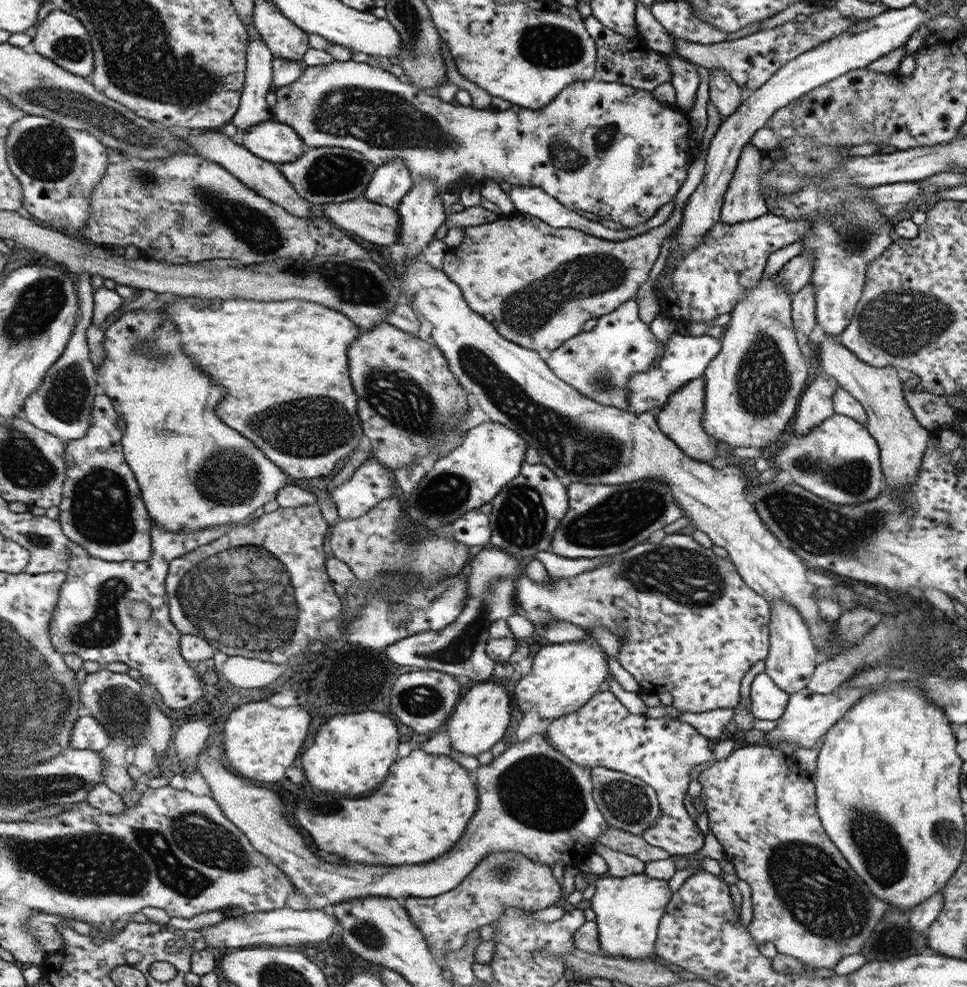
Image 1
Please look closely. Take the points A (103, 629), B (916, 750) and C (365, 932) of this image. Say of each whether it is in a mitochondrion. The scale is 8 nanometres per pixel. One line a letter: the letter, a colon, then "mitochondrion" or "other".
A: mitochondrion
B: other
C: mitochondrion

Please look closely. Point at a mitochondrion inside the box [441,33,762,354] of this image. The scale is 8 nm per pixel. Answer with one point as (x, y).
(526, 311)

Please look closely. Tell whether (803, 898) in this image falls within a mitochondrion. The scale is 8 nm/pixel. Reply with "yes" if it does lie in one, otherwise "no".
yes

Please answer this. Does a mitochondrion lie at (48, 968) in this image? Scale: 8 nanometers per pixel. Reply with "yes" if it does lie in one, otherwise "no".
no

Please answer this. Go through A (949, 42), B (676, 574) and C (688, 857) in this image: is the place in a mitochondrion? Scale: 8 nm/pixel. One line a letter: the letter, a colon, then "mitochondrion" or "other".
A: other
B: mitochondrion
C: other

